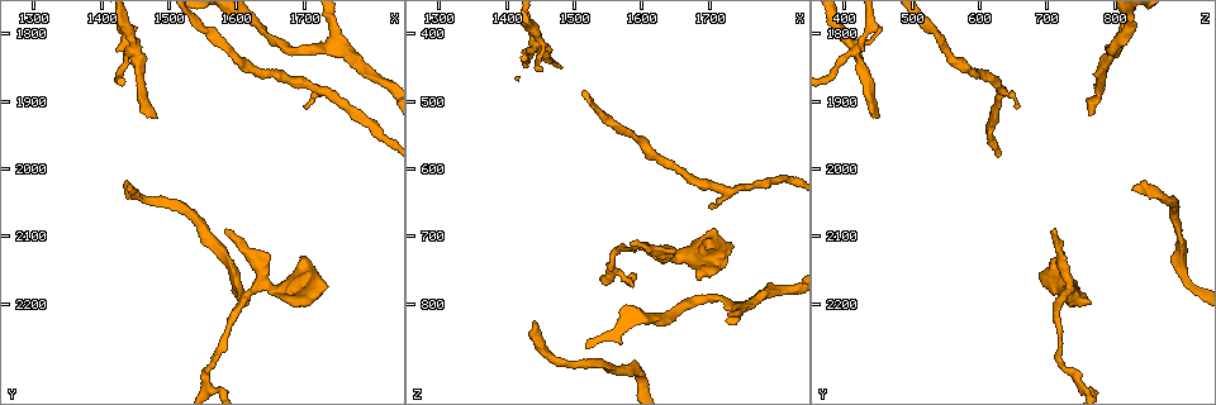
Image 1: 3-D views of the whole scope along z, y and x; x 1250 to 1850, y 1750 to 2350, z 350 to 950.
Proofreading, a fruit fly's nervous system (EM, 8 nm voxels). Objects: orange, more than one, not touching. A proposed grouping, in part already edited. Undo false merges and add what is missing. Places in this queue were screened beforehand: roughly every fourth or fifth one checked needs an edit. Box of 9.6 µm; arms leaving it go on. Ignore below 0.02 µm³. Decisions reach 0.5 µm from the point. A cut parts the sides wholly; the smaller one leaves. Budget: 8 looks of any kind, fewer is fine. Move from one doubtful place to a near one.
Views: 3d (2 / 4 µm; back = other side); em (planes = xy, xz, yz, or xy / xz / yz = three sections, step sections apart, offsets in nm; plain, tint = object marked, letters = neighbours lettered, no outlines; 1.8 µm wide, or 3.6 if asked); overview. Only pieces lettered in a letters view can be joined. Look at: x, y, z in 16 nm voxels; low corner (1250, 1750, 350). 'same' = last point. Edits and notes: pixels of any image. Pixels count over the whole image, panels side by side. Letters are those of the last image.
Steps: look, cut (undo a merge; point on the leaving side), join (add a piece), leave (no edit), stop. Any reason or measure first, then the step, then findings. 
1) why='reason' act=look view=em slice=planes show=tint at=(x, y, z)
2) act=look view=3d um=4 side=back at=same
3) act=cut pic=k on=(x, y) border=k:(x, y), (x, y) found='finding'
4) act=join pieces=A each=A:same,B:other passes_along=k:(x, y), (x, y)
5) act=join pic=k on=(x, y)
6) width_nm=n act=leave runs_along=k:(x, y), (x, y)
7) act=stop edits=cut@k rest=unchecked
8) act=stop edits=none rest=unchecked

why='branch stops here' act=look view=3d um=4 at=(1480, 1925, 455)

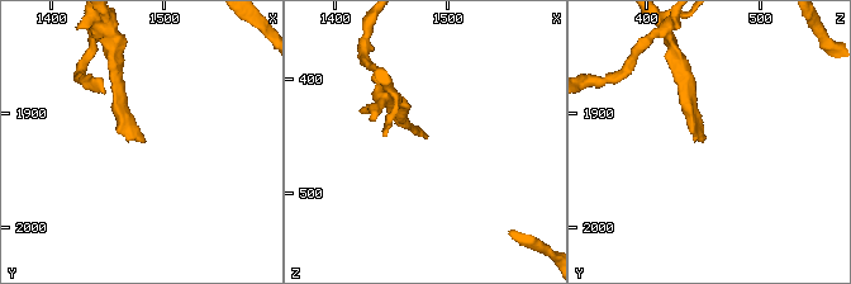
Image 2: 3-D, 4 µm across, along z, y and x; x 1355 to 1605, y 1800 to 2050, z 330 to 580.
act=look view=em um=3.6 slice=planes show=letters at=(1484, 1926, 448)

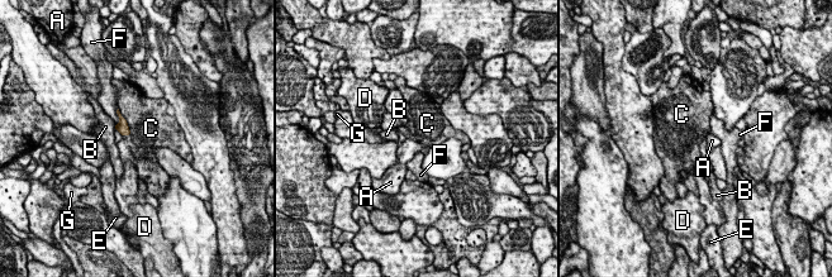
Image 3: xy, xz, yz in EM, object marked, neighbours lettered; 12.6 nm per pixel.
longest_contact=C:380nm act=leave each=A:other,B:other,C:other,D:other,E:other,F:other,G:other border=3:(118, 108), (131, 134) found='none of them fits'

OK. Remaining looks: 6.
why='four arms meet' act=look view=3d um=4 at=(1450, 1820, 415)

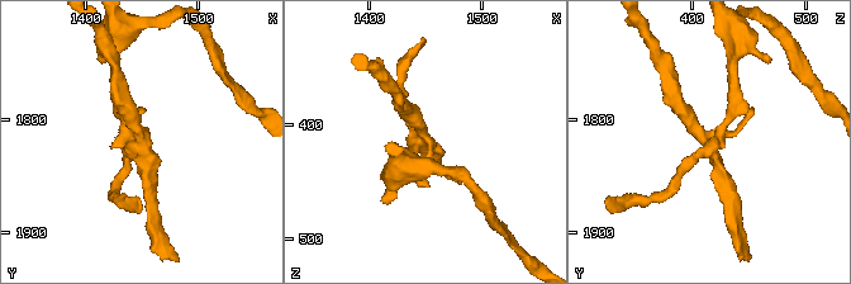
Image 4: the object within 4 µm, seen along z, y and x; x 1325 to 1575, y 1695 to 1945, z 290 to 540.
act=look view=em slice=planes show=tint at=(1450, 1822, 414)

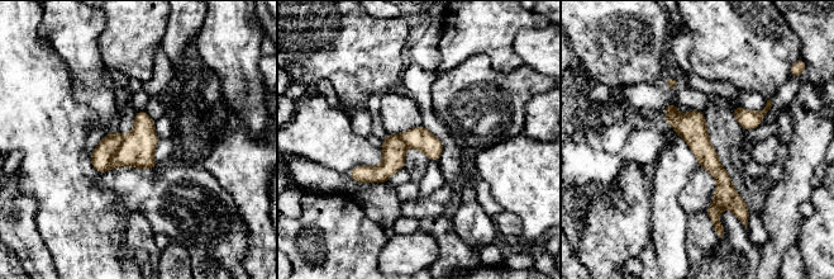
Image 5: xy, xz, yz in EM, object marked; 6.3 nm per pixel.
why='what lies round it' act=look view=em slice=planes show=letters at=same

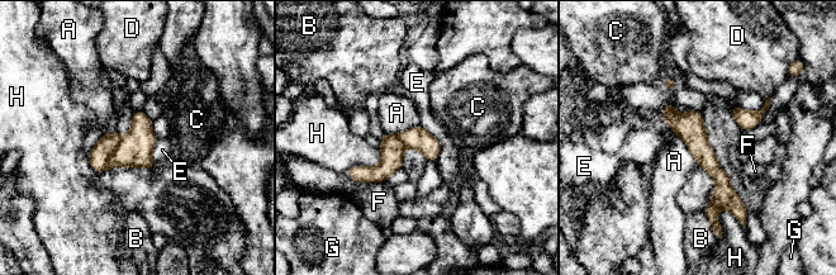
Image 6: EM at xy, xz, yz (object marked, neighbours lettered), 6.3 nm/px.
longest_contact=A:360nm act=cut pic=6 on=(134, 150) each=A:other,B:other,C:other,D:other,E:other,F:other,G:other,H:other border=6:(120, 137), (109, 167) found='a second neuron is stuck on'

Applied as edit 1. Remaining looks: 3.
act=stop edits=cut@6 rest=unchecked

